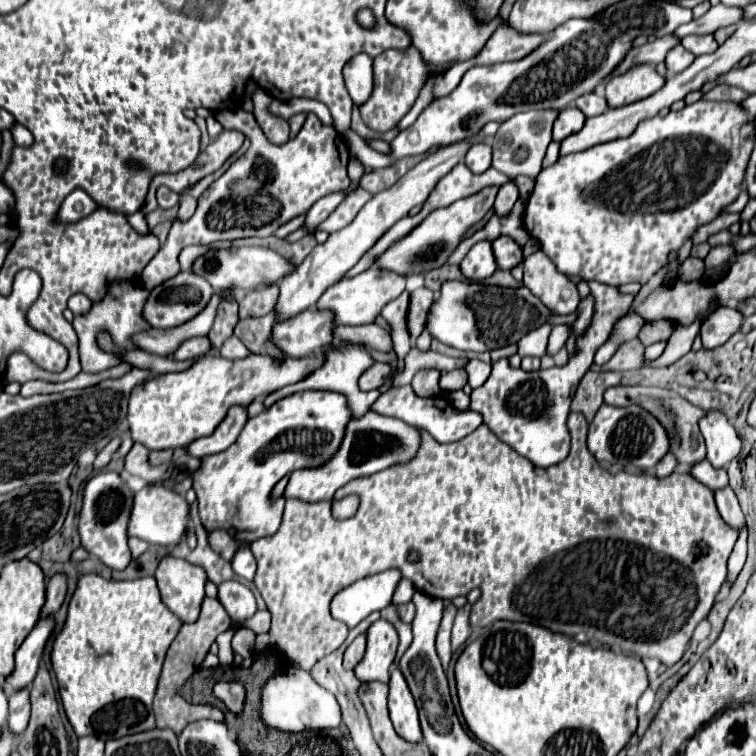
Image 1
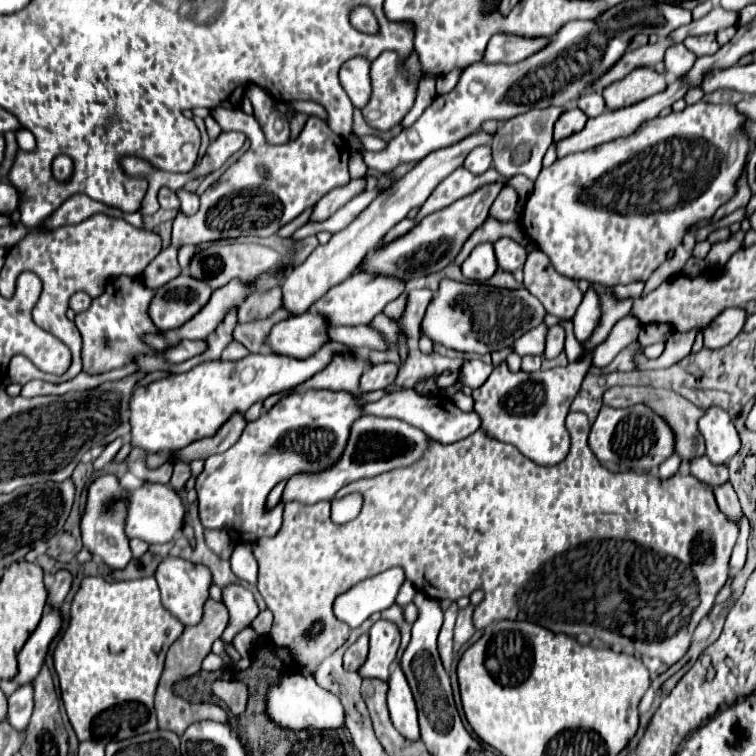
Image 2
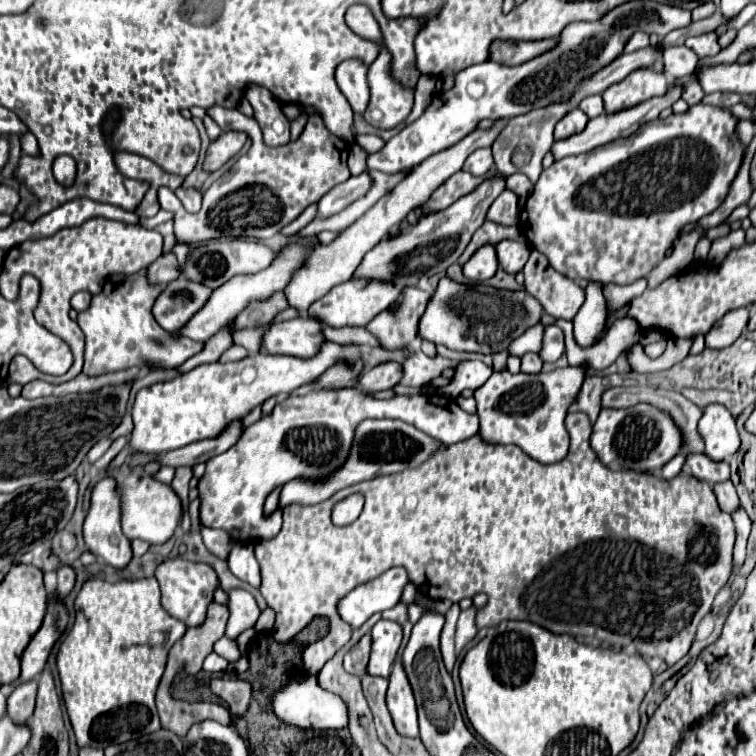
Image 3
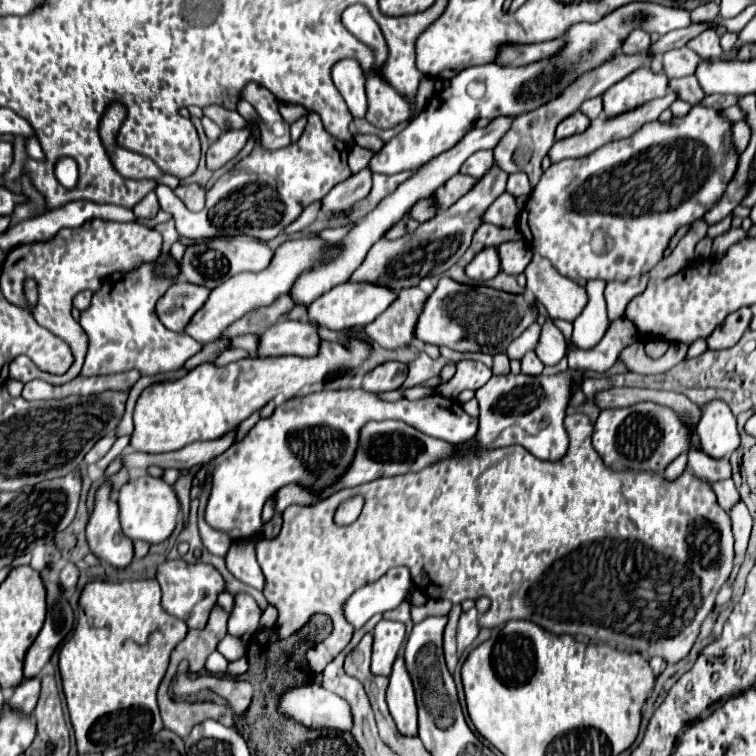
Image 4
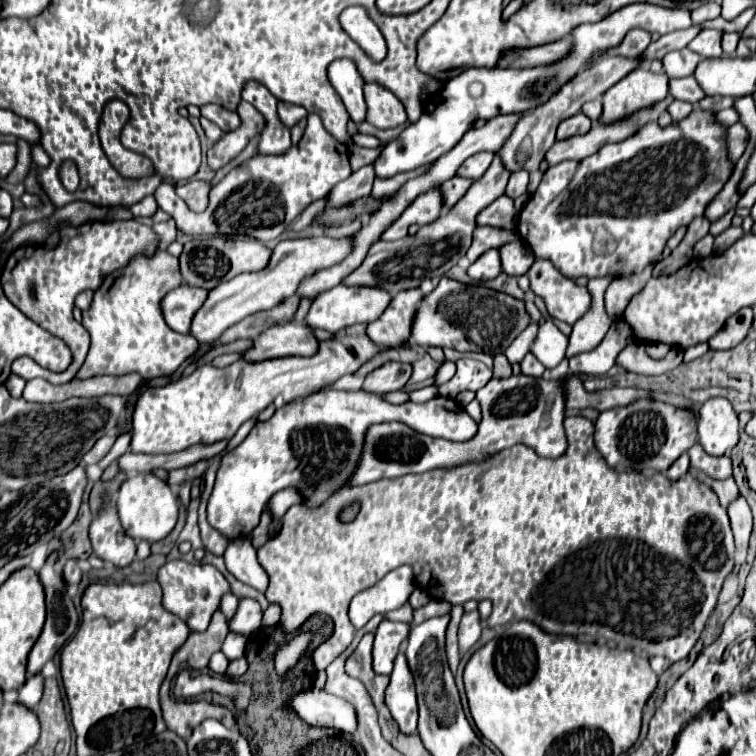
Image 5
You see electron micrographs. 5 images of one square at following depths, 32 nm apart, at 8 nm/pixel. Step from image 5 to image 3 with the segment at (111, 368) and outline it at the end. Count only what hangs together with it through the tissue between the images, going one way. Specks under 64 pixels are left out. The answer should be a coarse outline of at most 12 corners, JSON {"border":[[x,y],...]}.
{"border":[[112,276],[76,320],[84,374],[168,370],[204,344],[150,310],[164,286]]}

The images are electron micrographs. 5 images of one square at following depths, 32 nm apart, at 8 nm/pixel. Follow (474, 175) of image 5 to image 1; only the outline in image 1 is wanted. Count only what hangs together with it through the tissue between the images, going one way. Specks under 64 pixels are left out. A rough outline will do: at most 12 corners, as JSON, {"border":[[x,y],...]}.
{"border":[[488,142],[472,144],[466,152],[466,166],[482,174],[492,166]]}

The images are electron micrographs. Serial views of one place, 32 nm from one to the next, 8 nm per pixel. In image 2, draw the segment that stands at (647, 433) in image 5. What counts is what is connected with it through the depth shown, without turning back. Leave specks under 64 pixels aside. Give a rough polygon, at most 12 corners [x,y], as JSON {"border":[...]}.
{"border":[[644,404],[602,406],[588,438],[604,464],[656,470],[674,434]]}

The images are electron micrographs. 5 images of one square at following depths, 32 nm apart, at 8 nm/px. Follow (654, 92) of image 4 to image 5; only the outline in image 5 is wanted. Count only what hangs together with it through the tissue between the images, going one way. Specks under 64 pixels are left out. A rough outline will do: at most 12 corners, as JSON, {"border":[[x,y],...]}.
{"border":[[636,68],[604,94],[610,124],[668,96],[668,76]]}

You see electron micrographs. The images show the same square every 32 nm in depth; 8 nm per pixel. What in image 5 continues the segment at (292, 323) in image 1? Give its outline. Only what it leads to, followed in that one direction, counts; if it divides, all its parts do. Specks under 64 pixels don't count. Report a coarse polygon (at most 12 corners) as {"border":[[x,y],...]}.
{"border":[[280,322],[254,340],[244,360],[312,356],[318,340],[304,324]]}

